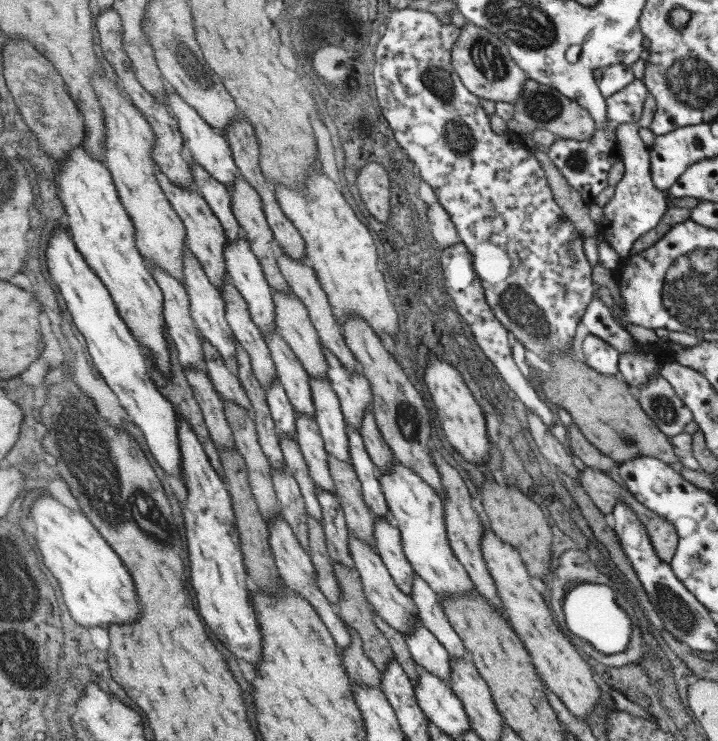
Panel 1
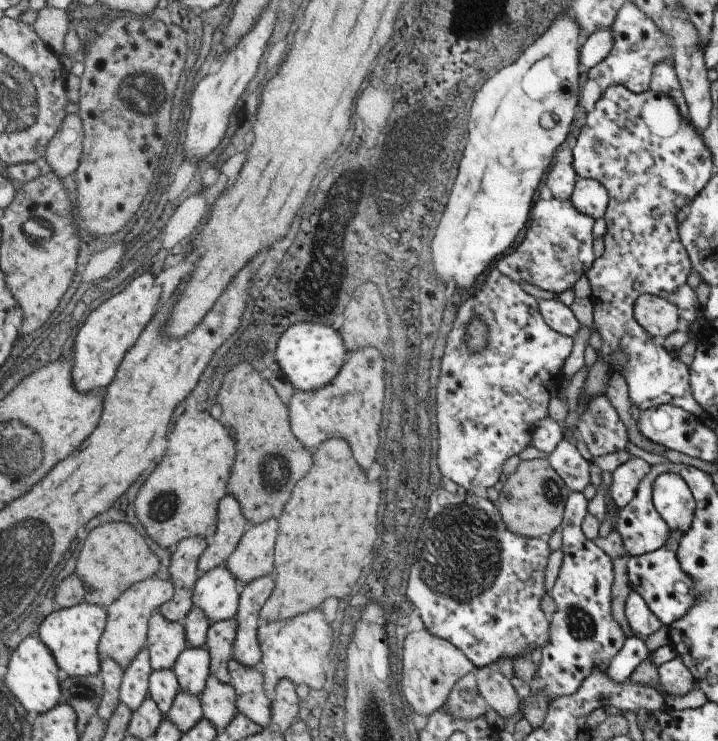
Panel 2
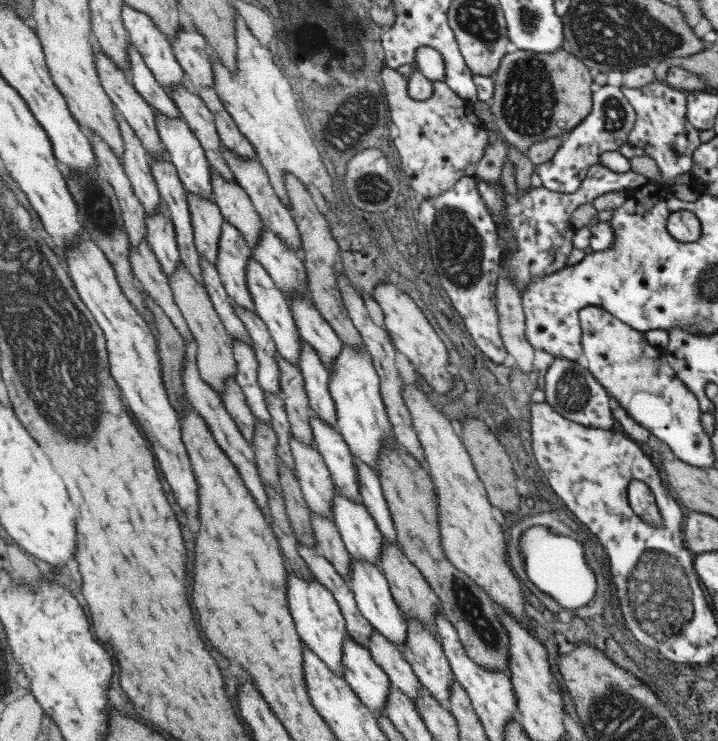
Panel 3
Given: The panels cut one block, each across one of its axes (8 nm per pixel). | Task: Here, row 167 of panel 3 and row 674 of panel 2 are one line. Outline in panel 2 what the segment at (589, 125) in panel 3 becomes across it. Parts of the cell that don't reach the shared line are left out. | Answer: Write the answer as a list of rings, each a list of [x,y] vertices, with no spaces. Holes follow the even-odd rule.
[[[569,494],[561,518],[561,552],[563,562],[557,580],[551,588],[555,612],[549,620],[549,640],[541,646],[541,666],[531,678],[531,692],[545,692],[549,702],[555,696],[567,696],[581,688],[591,670],[603,670],[613,656],[621,650],[625,634],[611,614],[611,586],[613,586],[613,560],[581,532],[581,520],[587,514],[583,494]]]

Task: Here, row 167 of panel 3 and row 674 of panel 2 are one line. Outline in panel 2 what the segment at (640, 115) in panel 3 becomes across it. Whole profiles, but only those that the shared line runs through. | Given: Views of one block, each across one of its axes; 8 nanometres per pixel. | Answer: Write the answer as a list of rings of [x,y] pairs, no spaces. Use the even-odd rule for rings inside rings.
[[[679,656],[657,666],[657,676],[659,676],[659,686],[661,686],[659,692],[663,696],[679,698],[695,688],[695,680]]]

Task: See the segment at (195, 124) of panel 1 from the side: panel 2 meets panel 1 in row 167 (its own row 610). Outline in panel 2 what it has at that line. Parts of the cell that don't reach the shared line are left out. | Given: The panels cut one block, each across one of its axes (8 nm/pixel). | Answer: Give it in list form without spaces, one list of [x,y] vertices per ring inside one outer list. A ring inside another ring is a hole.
[[[223,566],[201,574],[195,586],[195,608],[201,608],[211,624],[235,620],[241,606],[241,584],[235,574]]]

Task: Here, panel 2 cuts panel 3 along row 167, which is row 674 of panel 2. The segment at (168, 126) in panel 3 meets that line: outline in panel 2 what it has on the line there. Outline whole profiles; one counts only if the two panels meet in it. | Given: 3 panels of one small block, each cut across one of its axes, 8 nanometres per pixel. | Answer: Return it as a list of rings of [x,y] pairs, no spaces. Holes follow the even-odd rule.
[[[207,646],[203,648],[187,648],[179,660],[175,662],[175,674],[179,678],[181,690],[193,696],[201,696],[207,688],[207,680],[211,678],[211,652]]]

